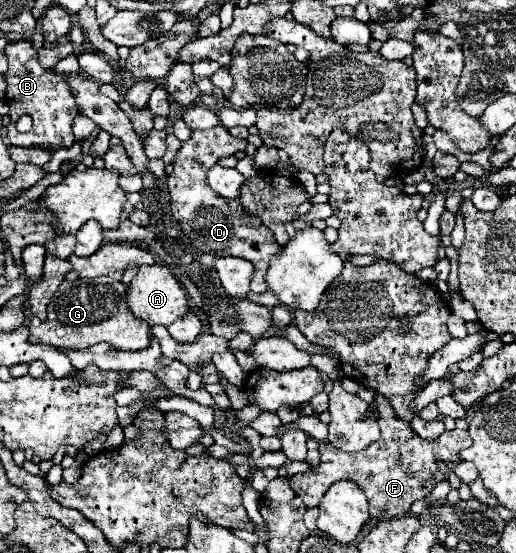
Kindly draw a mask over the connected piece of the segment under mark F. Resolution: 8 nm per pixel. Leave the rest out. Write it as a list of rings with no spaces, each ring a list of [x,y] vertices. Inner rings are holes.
[[[381,394],[375,396],[373,408],[379,412],[379,428],[381,438],[367,446],[361,452],[343,452],[329,442],[319,444],[321,462],[317,468],[311,468],[303,474],[295,474],[289,478],[291,488],[295,494],[305,502],[307,508],[313,508],[321,502],[321,496],[329,490],[329,486],[337,480],[353,480],[367,496],[369,500],[369,514],[371,518],[393,518],[393,516],[405,516],[411,510],[411,504],[425,498],[437,482],[441,482],[445,476],[439,468],[439,460],[453,470],[461,462],[459,452],[463,448],[471,446],[471,438],[467,432],[467,420],[457,420],[455,430],[445,430],[435,440],[421,438],[407,422],[395,416],[389,400]]]

